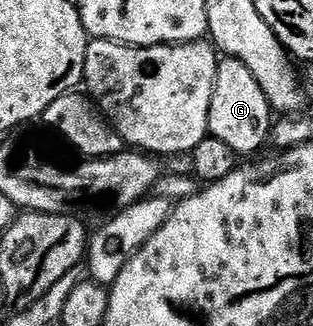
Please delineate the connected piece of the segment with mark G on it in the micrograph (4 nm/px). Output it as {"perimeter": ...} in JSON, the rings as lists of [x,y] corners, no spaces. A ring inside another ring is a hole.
{"perimeter":[[[223,56],[218,63],[212,91],[209,136],[215,137],[219,146],[246,155],[256,152],[265,141],[269,142],[271,130],[272,110],[264,91],[260,91],[260,83],[256,83],[256,75],[252,75],[252,71],[236,58]]]}

